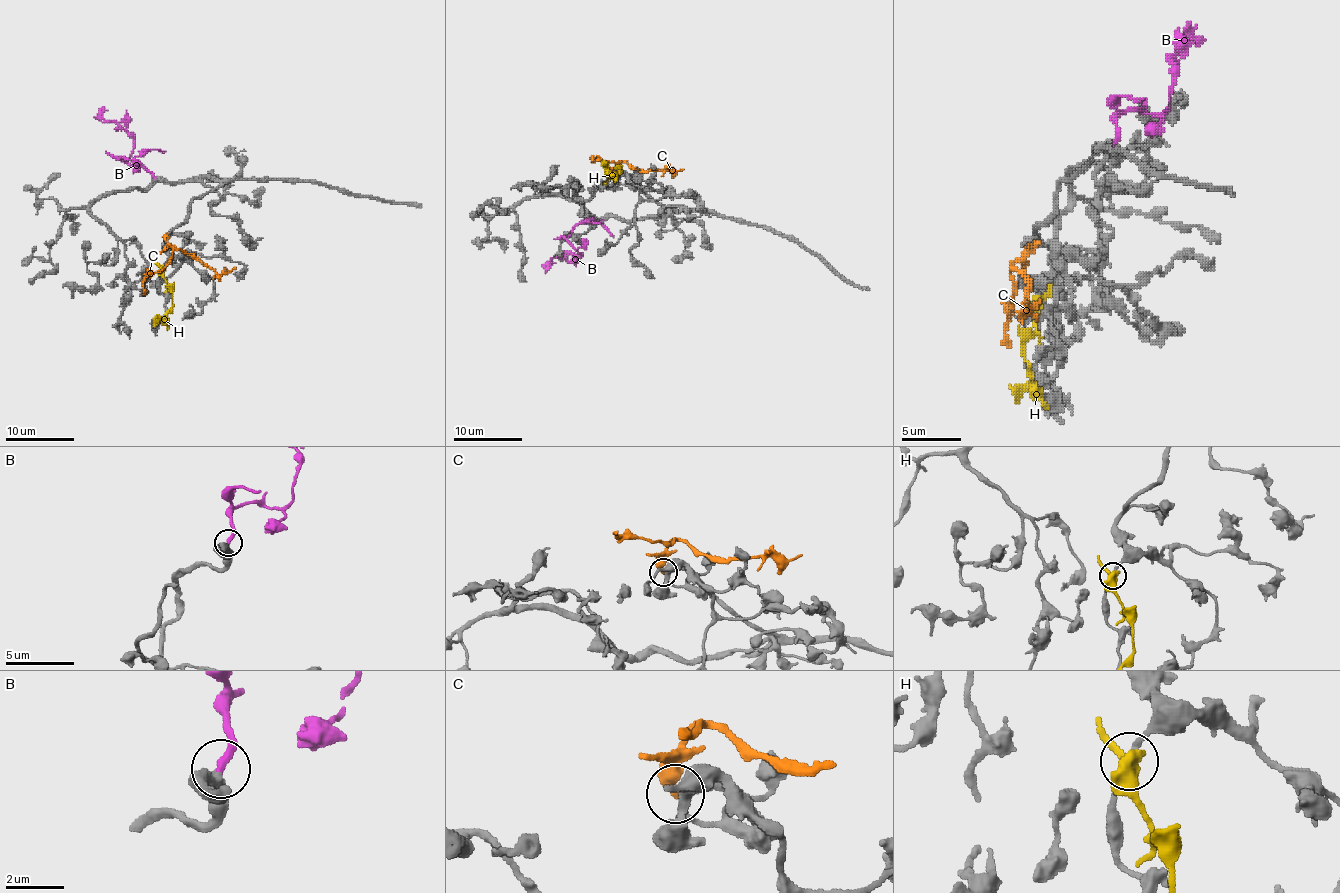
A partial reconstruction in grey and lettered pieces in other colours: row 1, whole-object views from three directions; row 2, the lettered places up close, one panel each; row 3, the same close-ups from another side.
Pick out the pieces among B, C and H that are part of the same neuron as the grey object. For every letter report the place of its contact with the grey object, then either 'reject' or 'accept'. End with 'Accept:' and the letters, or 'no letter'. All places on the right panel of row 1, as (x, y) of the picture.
B: (1114, 144) | accept
C: (1039, 241) | reject
H: (1040, 301) | reject
Accept: B

